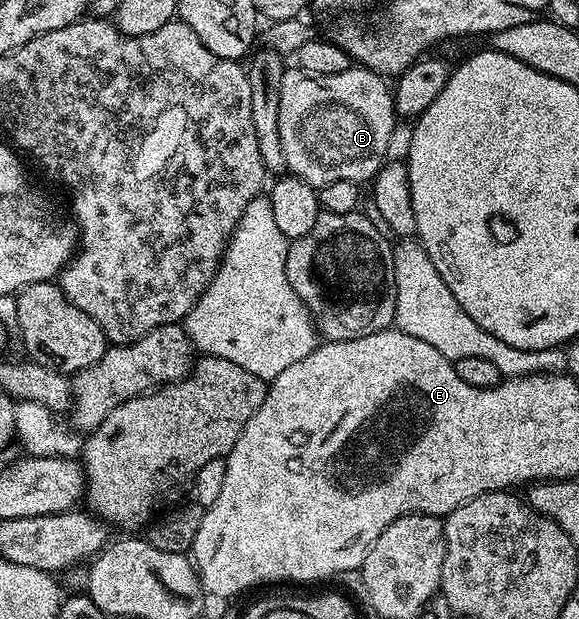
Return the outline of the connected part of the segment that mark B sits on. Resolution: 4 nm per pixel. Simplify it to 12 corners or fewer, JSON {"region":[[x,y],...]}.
{"region":[[362,68],[284,69],[288,171],[316,188],[370,183],[397,121]]}

